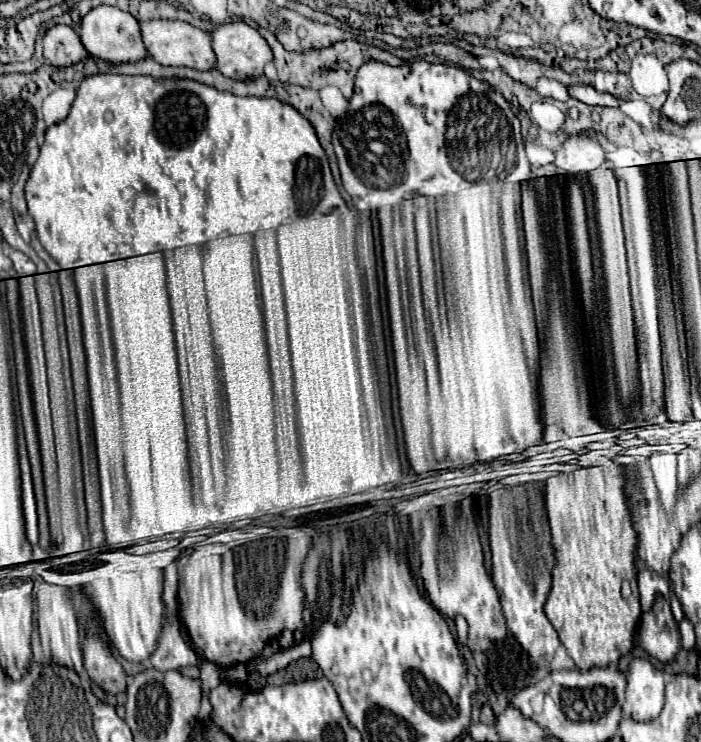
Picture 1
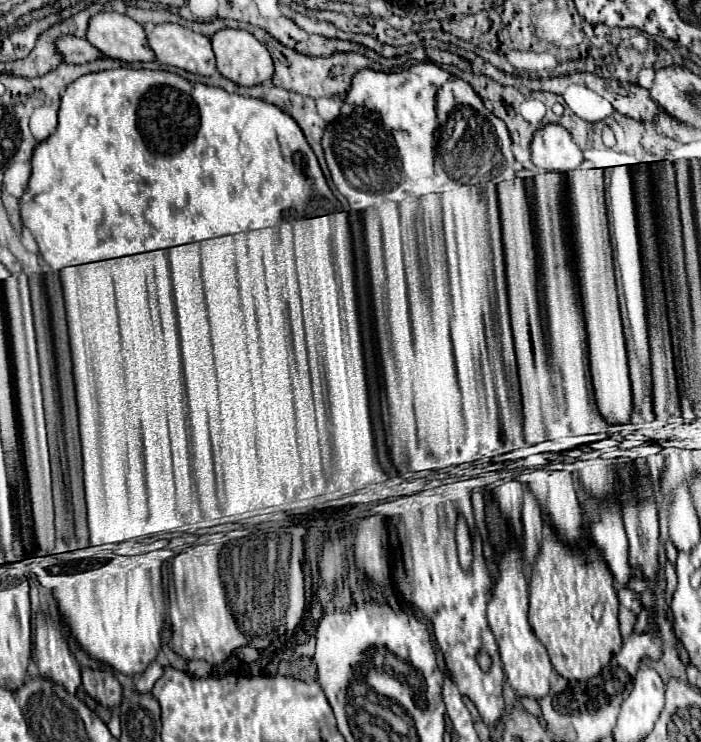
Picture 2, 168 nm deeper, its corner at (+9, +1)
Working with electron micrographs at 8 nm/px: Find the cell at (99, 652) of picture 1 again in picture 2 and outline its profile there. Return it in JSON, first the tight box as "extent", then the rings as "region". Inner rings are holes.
{"extent":[83,669,121,709],"region":[[[83,669],[83,689],[97,699],[101,705],[109,705],[111,709],[121,703],[121,685],[113,673],[101,669]]]}

